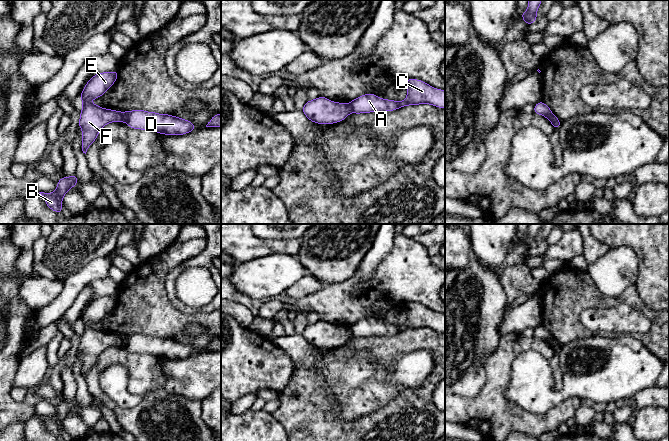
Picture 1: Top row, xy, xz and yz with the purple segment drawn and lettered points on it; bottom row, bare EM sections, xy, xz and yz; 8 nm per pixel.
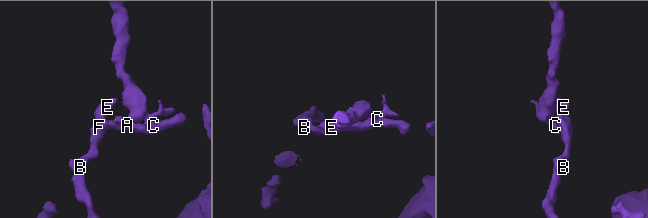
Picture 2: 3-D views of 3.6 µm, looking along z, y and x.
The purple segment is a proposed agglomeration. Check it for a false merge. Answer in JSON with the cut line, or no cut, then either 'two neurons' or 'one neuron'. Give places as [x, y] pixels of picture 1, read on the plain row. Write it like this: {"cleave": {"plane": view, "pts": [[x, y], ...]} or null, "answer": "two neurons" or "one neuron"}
{"cleave": {"plane": "xy", "pts": [[124, 336], [125, 345]]}, "answer": "two neurons"}

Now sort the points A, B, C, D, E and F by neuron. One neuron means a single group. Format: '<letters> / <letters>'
A C D / B E F

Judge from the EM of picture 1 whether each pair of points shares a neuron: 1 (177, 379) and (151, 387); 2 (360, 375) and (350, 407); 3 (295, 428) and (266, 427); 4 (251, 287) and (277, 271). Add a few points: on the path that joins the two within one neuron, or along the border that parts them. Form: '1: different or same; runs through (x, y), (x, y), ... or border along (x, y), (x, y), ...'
1: different; border along (163, 361), (162, 386), (182, 397)
2: same; runs through (359, 383), (359, 390), (355, 399)
3: different; border along (270, 413), (285, 430)
4: same; runs through (257, 281), (271, 275)

